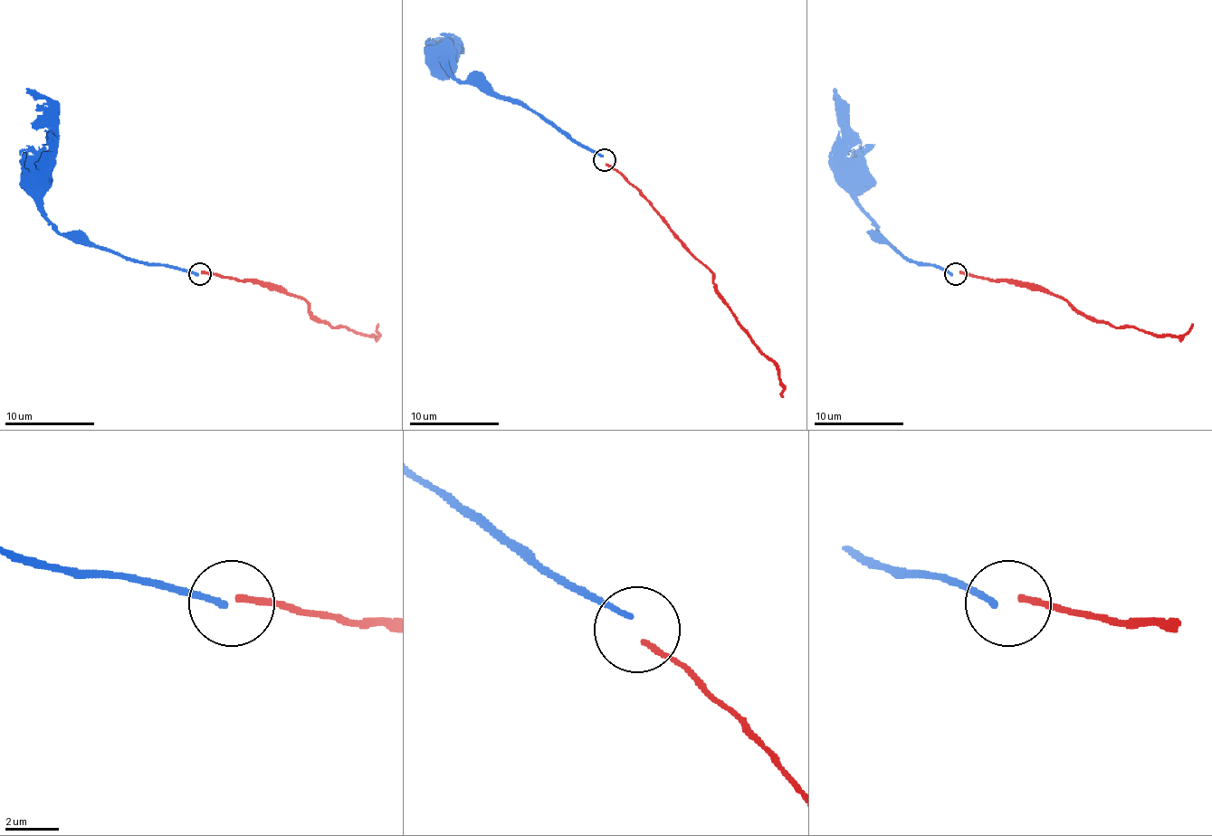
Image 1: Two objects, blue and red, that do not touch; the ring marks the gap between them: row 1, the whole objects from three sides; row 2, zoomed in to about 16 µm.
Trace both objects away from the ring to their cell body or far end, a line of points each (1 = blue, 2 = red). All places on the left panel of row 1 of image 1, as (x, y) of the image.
1: (197, 272), (126, 259), (65, 237), (42, 207), (41, 176)
2: (202, 272), (282, 286), (329, 327), (379, 336), (379, 324)

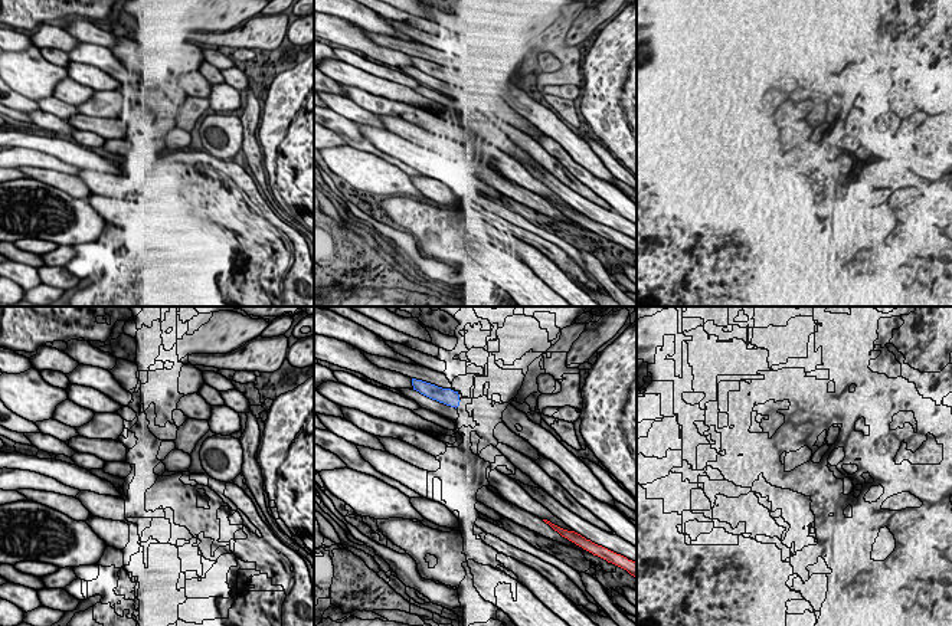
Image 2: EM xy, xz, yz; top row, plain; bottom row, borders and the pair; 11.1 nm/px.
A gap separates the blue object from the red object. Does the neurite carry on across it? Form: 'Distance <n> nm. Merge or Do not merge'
Distance 1600 nm. Do not merge

